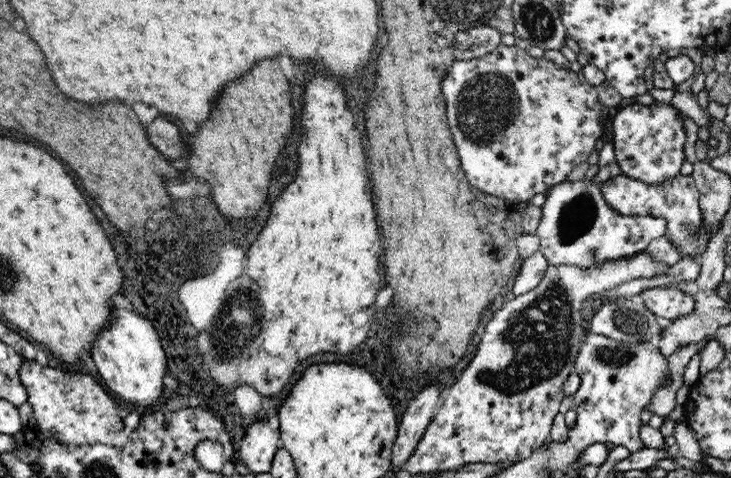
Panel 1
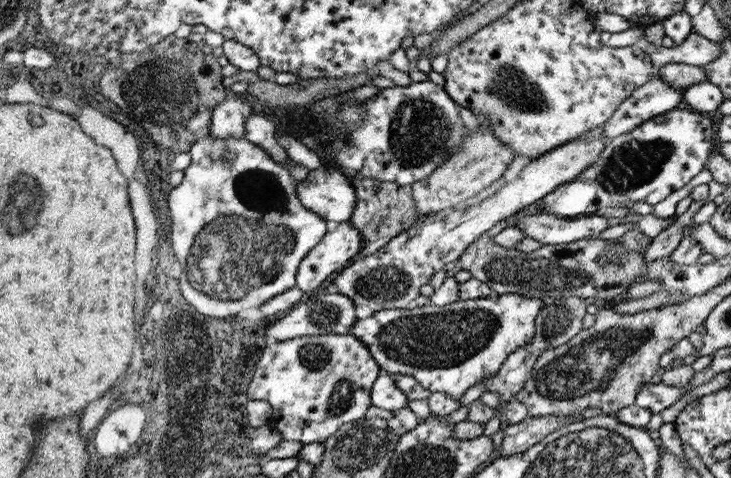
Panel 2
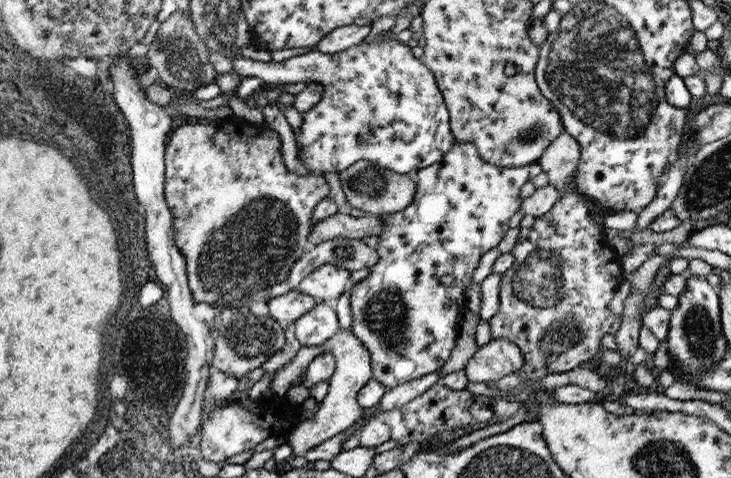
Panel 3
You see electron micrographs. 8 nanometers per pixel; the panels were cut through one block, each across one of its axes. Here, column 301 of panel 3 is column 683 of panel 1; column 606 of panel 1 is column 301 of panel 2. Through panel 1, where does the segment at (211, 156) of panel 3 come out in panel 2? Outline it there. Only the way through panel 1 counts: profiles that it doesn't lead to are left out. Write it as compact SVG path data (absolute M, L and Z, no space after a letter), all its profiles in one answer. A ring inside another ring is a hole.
M330 166L319 167L310 172L305 180L297 181L297 196L301 203L318 216L321 216L328 222L344 222L349 220L356 206L356 183L346 176L340 170L335 170Z

